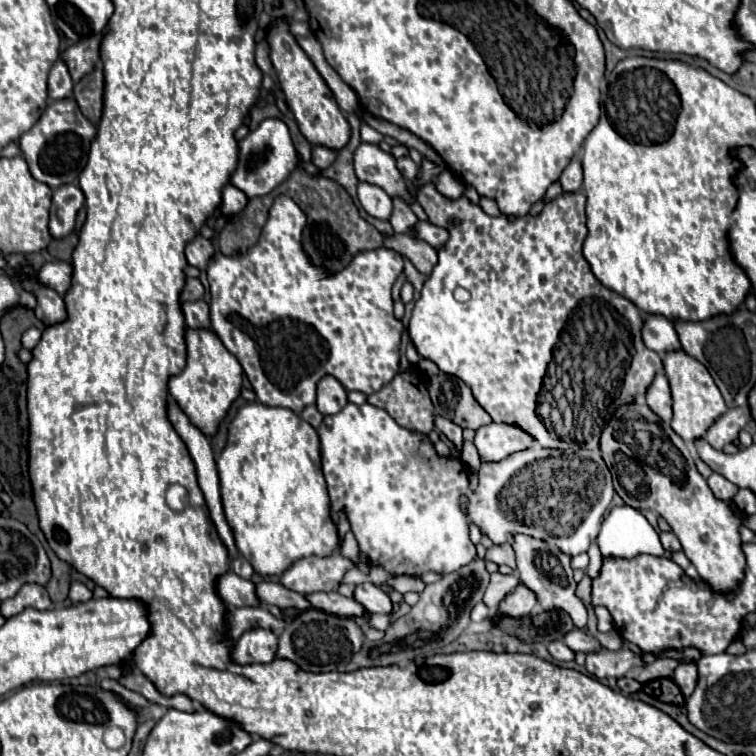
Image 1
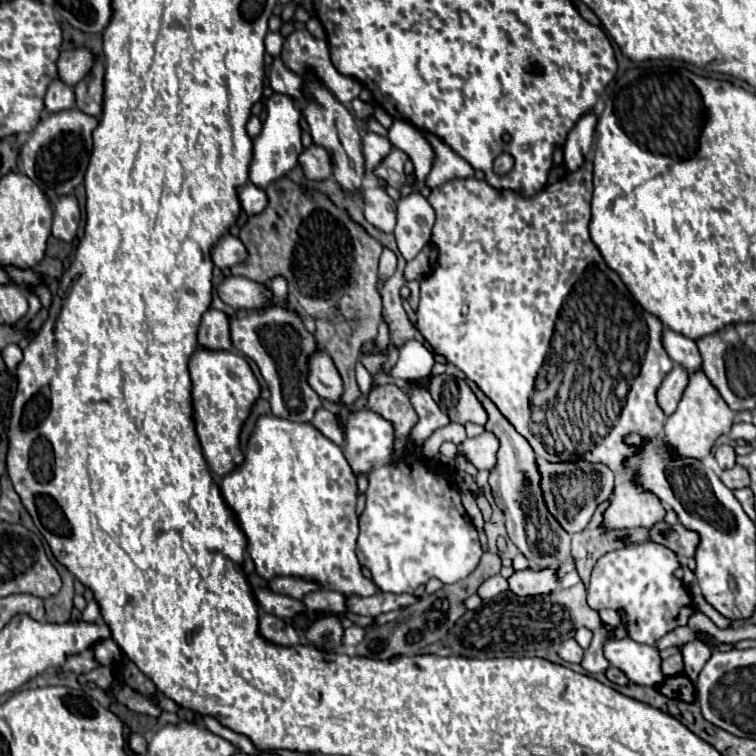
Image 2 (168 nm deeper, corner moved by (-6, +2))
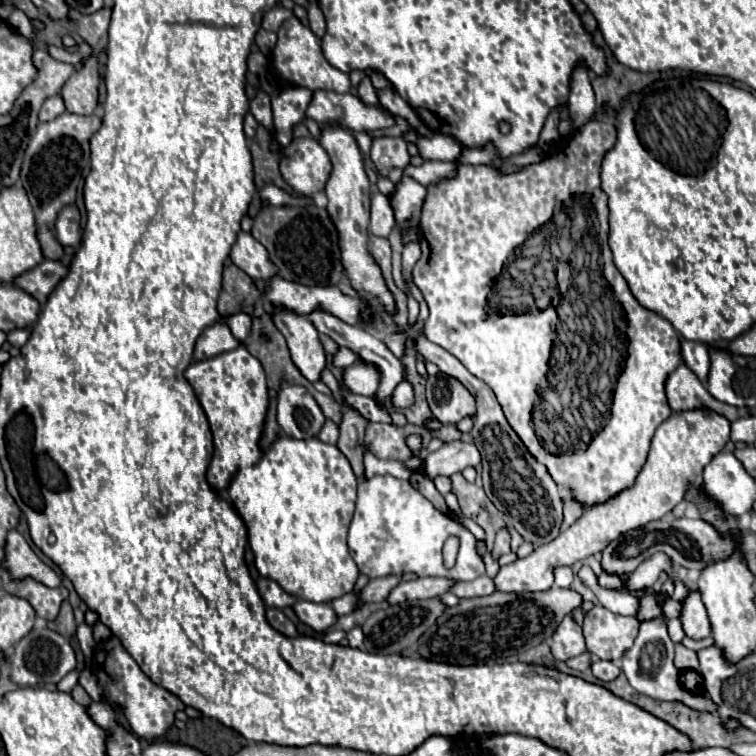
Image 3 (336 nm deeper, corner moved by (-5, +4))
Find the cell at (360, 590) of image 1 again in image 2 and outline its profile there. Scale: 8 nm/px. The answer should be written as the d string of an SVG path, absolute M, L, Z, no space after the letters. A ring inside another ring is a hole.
M261 415L247 441L243 463L223 477L221 495L233 509L247 537L247 551L263 579L295 575L345 595L379 593L379 587L363 577L355 557L357 479L341 447L311 423Z

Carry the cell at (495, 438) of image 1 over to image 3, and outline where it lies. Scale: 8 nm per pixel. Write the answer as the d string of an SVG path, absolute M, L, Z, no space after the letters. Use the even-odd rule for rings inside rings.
M452 441L442 445L436 453L430 453L424 459L424 475L434 479L438 475L452 475L462 471L464 467L476 467L480 463L480 453L474 443Z

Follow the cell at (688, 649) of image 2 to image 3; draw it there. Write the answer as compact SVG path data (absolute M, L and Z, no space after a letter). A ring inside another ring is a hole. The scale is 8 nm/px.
M690 589L690 593L682 601L680 623L682 623L684 633L692 639L706 639L712 633L706 607L700 601L700 593L696 589Z

